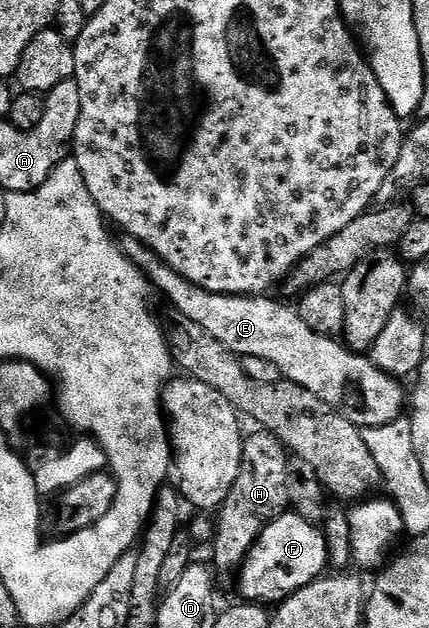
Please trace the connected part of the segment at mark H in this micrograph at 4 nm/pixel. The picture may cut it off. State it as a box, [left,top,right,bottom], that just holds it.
[213,431,291,573]

